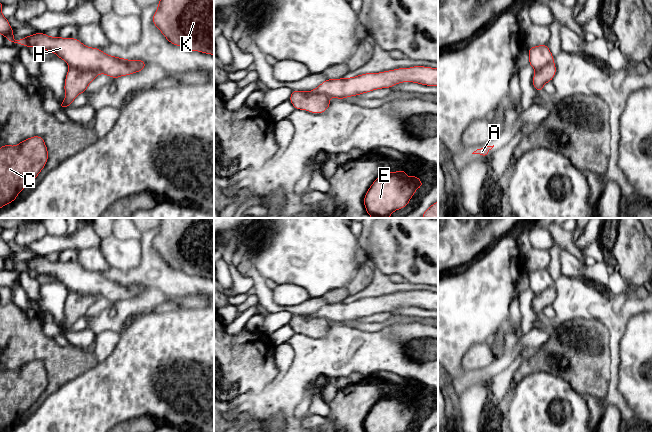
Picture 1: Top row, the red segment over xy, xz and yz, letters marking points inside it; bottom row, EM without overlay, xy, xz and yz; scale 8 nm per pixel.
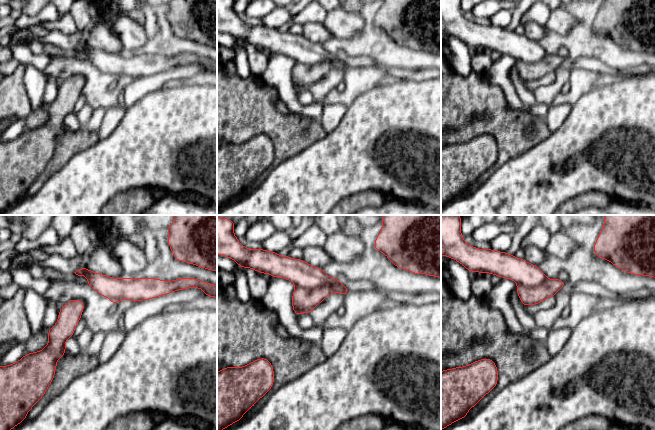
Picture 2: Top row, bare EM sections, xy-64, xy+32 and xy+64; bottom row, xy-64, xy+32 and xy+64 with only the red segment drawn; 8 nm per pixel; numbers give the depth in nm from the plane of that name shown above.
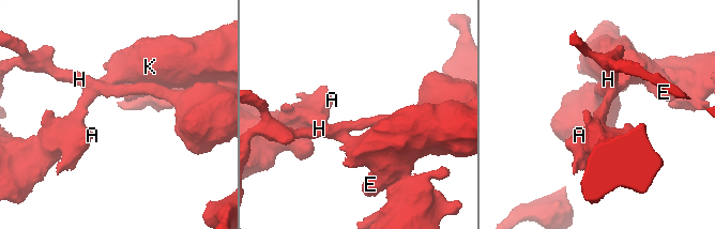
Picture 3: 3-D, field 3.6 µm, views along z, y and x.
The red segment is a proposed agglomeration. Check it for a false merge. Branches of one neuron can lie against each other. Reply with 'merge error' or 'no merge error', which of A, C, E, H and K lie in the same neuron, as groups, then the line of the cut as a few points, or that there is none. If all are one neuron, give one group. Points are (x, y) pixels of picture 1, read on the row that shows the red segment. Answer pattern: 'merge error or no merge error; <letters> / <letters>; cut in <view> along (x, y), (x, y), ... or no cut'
merge error; A C E K / H; cut in xy along (69, 66), (93, 70), (98, 74)

